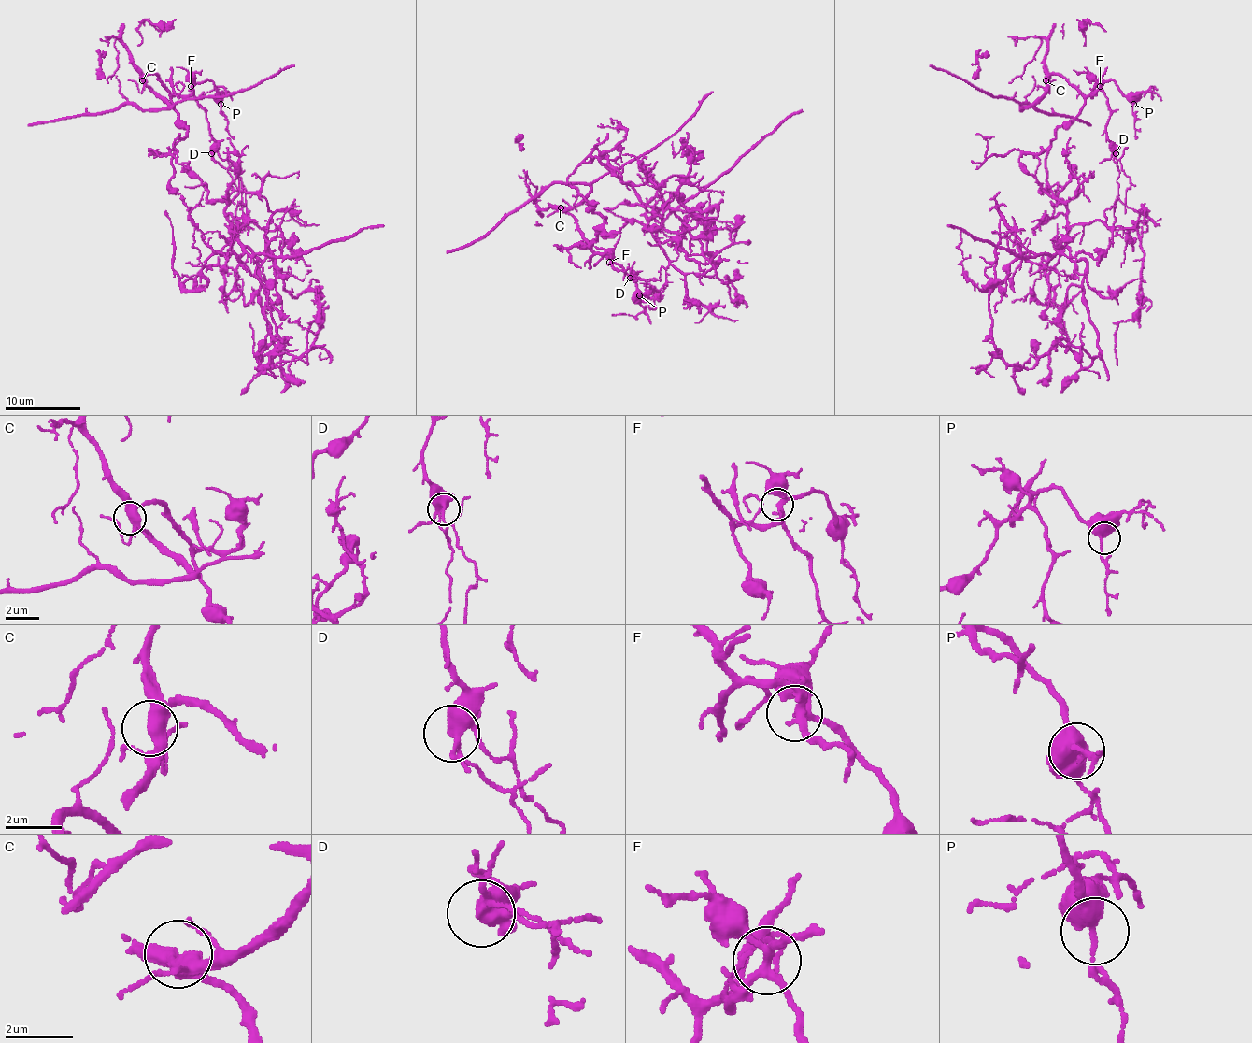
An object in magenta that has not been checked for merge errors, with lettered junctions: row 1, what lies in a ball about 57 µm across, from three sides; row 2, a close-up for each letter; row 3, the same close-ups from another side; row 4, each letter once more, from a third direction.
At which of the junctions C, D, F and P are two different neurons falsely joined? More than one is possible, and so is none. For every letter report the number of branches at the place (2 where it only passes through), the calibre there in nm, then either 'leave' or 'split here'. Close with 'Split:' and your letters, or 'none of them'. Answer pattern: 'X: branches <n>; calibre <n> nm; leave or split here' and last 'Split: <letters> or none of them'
C: branches 4; calibre 400 nm; leave
D: branches 5; calibre 360 nm; split here
F: branches 4; calibre 240 nm; leave
P: branches 2; calibre 360 nm; leave
Split: D

